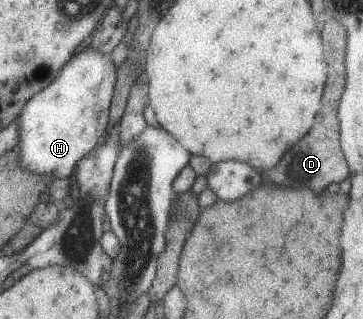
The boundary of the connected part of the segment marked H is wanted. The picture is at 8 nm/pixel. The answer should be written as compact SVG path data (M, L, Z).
M89 45L70 57L54 81L23 103L16 117L19 164L28 172L51 179L71 177L79 159L106 134L115 81L115 67L108 54L97 52Z

